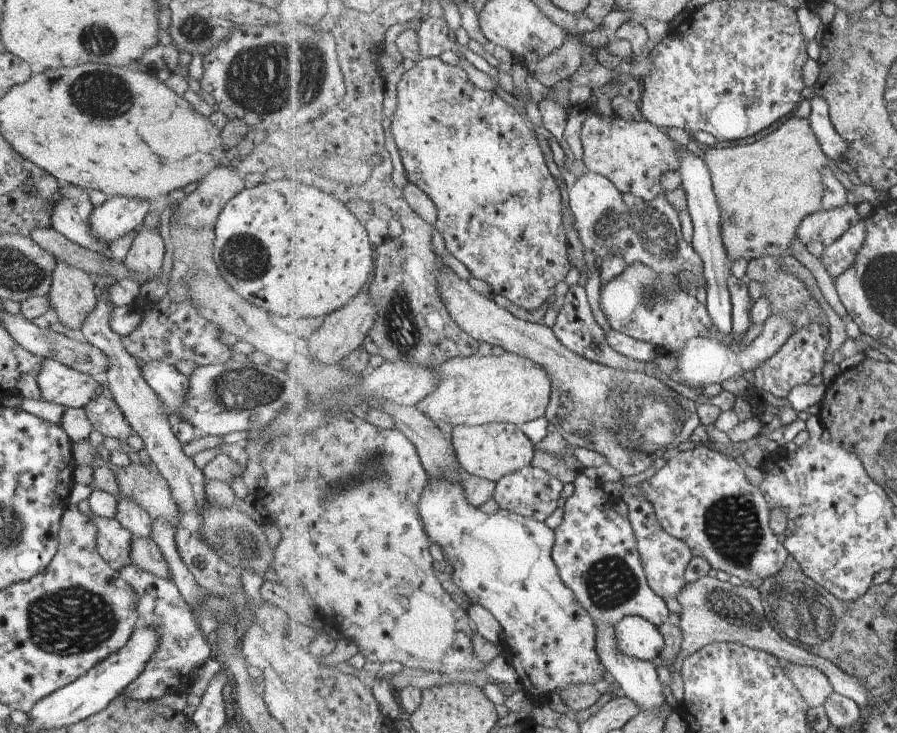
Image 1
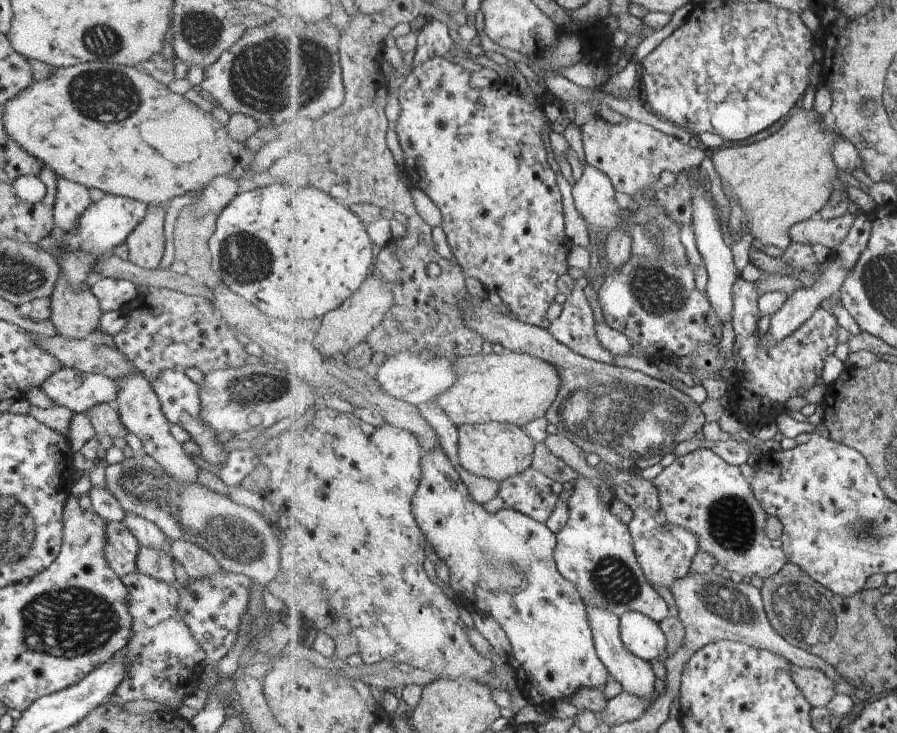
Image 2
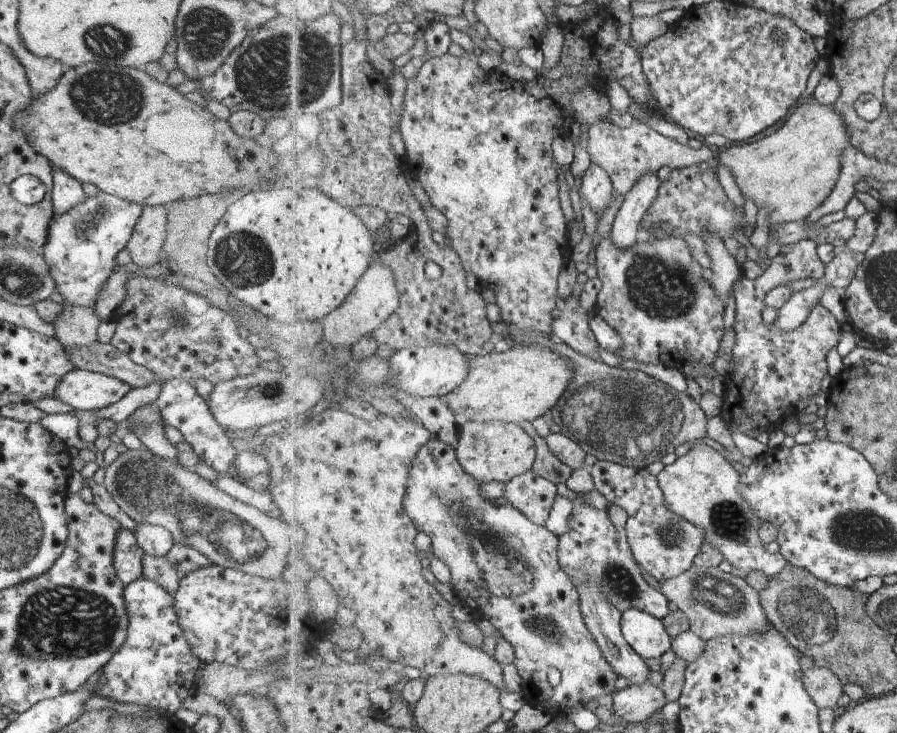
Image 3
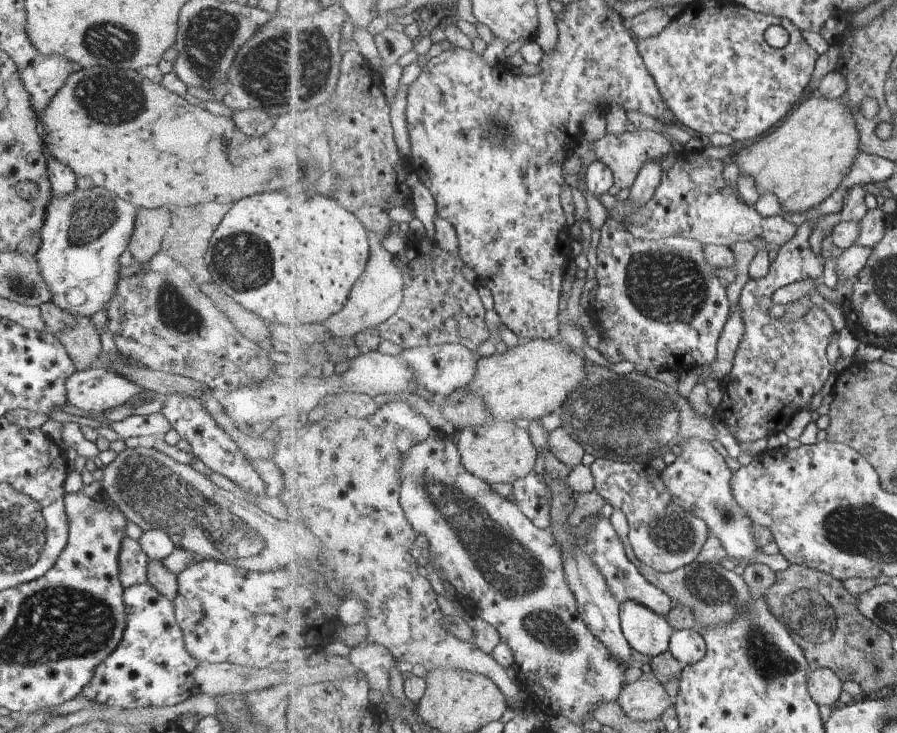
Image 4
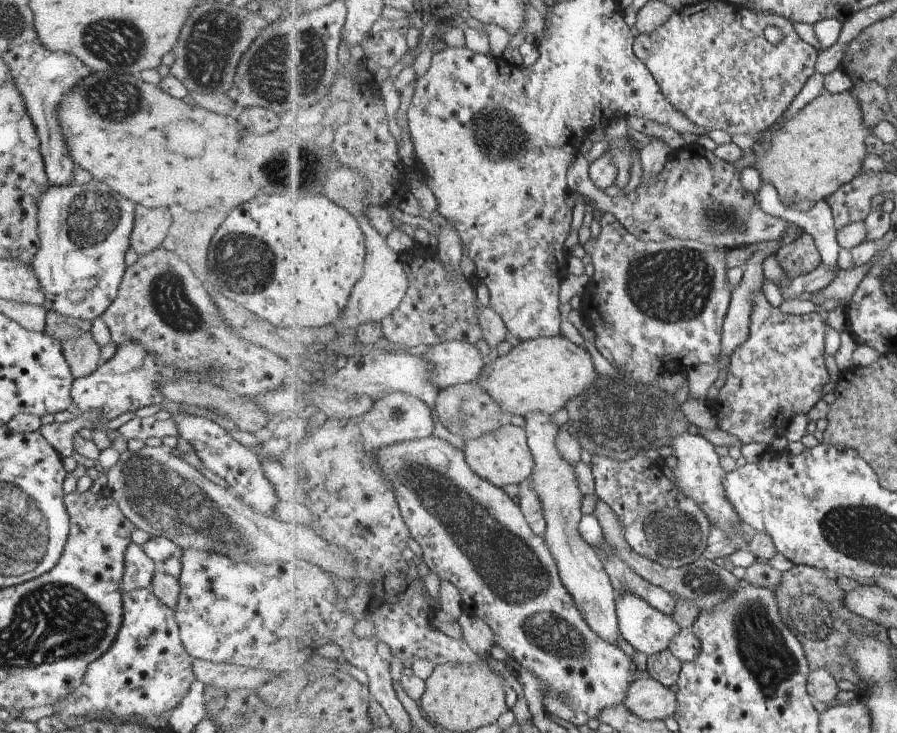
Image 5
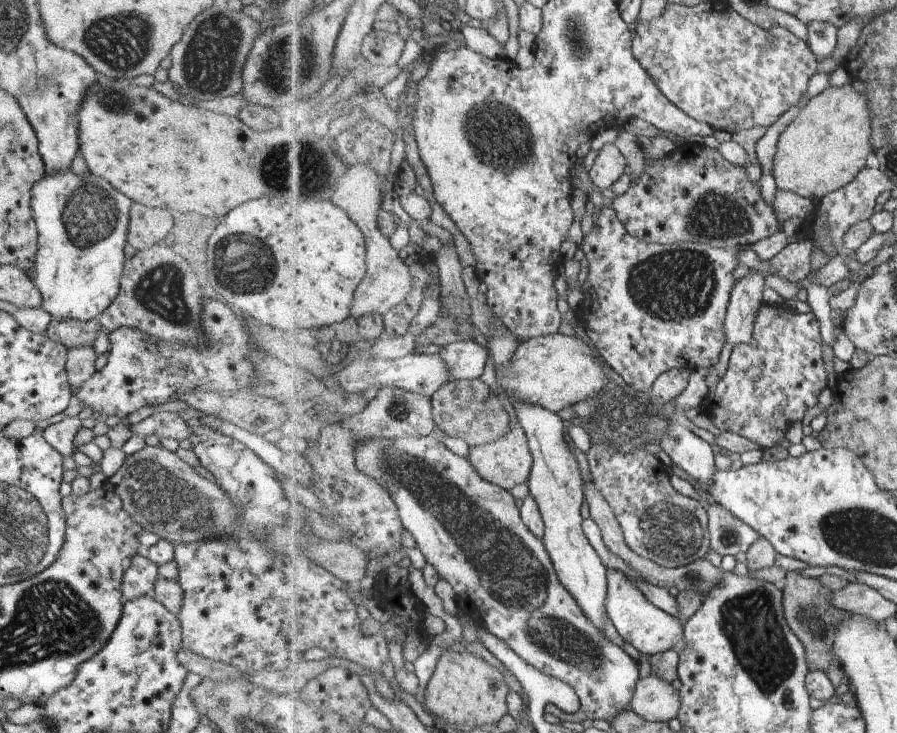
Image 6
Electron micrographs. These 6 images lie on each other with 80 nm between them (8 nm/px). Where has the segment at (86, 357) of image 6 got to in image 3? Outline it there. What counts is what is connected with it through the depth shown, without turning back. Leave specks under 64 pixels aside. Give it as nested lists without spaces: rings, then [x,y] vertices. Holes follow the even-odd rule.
[[[62,304],[61,314],[52,327],[54,337],[65,349],[80,349],[81,347],[96,347],[96,328],[100,318],[94,315],[94,306],[74,307]]]

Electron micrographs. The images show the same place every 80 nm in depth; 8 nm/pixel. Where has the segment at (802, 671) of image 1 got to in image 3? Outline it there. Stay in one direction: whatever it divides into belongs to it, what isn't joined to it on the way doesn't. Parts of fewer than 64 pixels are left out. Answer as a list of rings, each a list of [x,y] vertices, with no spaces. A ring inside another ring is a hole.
[[[812,666],[804,670],[804,685],[819,708],[835,708],[843,696],[840,677],[827,667]]]

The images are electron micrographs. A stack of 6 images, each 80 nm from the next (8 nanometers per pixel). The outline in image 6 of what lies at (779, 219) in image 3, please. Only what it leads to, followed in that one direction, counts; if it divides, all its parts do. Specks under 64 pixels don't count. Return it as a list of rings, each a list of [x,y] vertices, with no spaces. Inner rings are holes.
[[[851,85],[829,86],[811,98],[779,136],[773,169],[778,188],[796,192],[811,200],[821,200],[826,194],[831,194],[853,182],[865,168],[869,154],[875,154],[872,143],[873,119],[874,110],[870,98],[866,94],[859,94]]]

